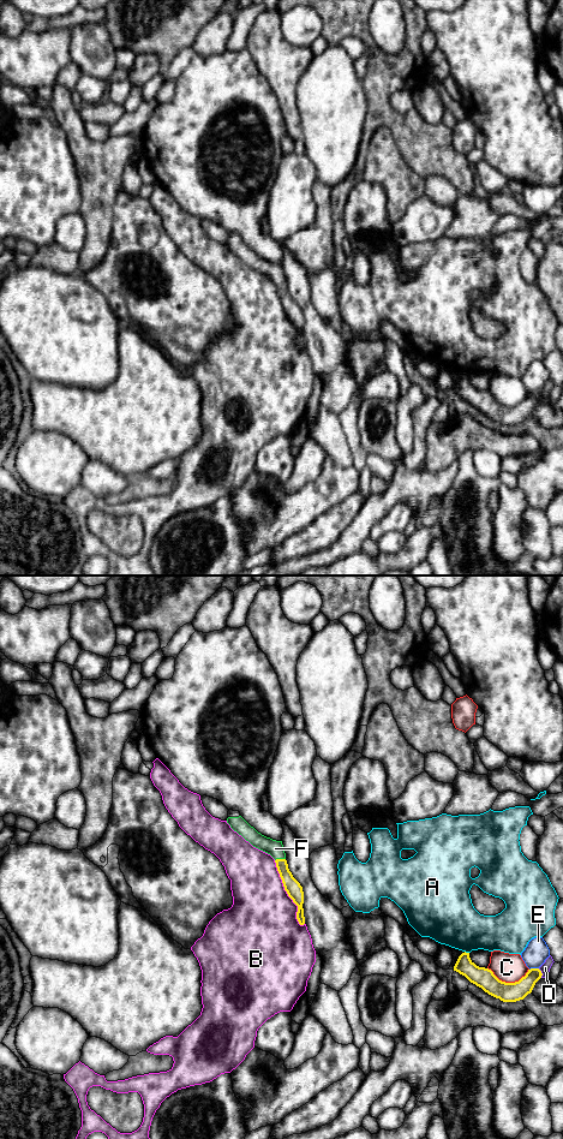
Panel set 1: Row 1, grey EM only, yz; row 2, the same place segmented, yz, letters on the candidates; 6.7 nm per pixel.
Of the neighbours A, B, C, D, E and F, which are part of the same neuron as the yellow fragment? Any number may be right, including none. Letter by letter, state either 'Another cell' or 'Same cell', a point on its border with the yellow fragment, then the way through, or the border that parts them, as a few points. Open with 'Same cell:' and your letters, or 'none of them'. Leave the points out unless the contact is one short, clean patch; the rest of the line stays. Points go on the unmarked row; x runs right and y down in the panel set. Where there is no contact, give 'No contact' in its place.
Same cell: F
A: Another cell. Touches yellow at yz (467, 376)
B: Another cell. Touches yellow at yz (287, 316)
C: Another cell. Touches yellow at yz (508, 406)
D: Another cell. Touches yellow at yz (541, 397)
E: Another cell. Touches yellow at yz (533, 392)
F: Same cell. Touches yellow at yz (280, 282). Path across: yz (293, 311), (282, 292), (280, 282), (275, 272)

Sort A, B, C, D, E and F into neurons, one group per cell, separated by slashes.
A / B / C / D / E / F

